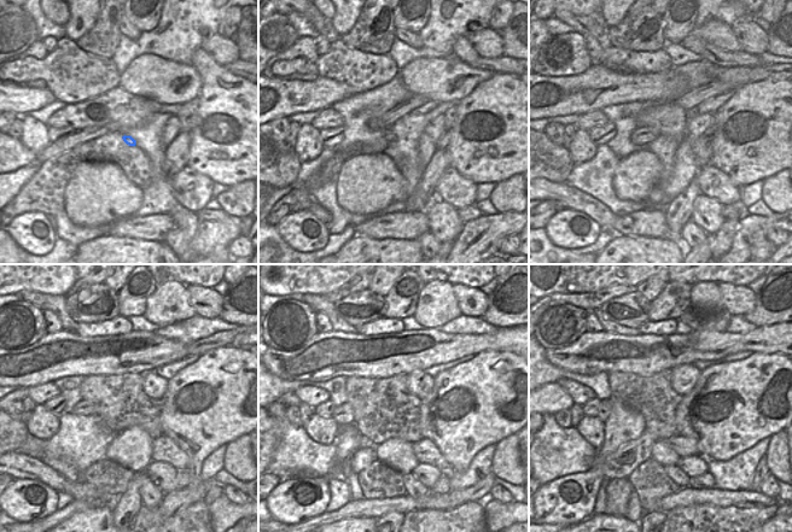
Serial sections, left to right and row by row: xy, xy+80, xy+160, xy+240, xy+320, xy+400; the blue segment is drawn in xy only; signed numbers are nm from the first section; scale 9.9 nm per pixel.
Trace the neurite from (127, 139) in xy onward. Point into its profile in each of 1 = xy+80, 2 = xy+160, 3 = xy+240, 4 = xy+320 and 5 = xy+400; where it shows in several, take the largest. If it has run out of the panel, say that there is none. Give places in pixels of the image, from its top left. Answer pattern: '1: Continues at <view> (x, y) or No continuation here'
1: Continues at xy+80 (389, 136)
2: Continues at xy+160 (641, 135)
3: Continues at xy+240 (86, 408)
4: Continues at xy+320 (343, 414)
5: Continues at xy+400 (605, 405).

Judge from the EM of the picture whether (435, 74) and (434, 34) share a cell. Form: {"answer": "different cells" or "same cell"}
{"answer": "different cells"}

